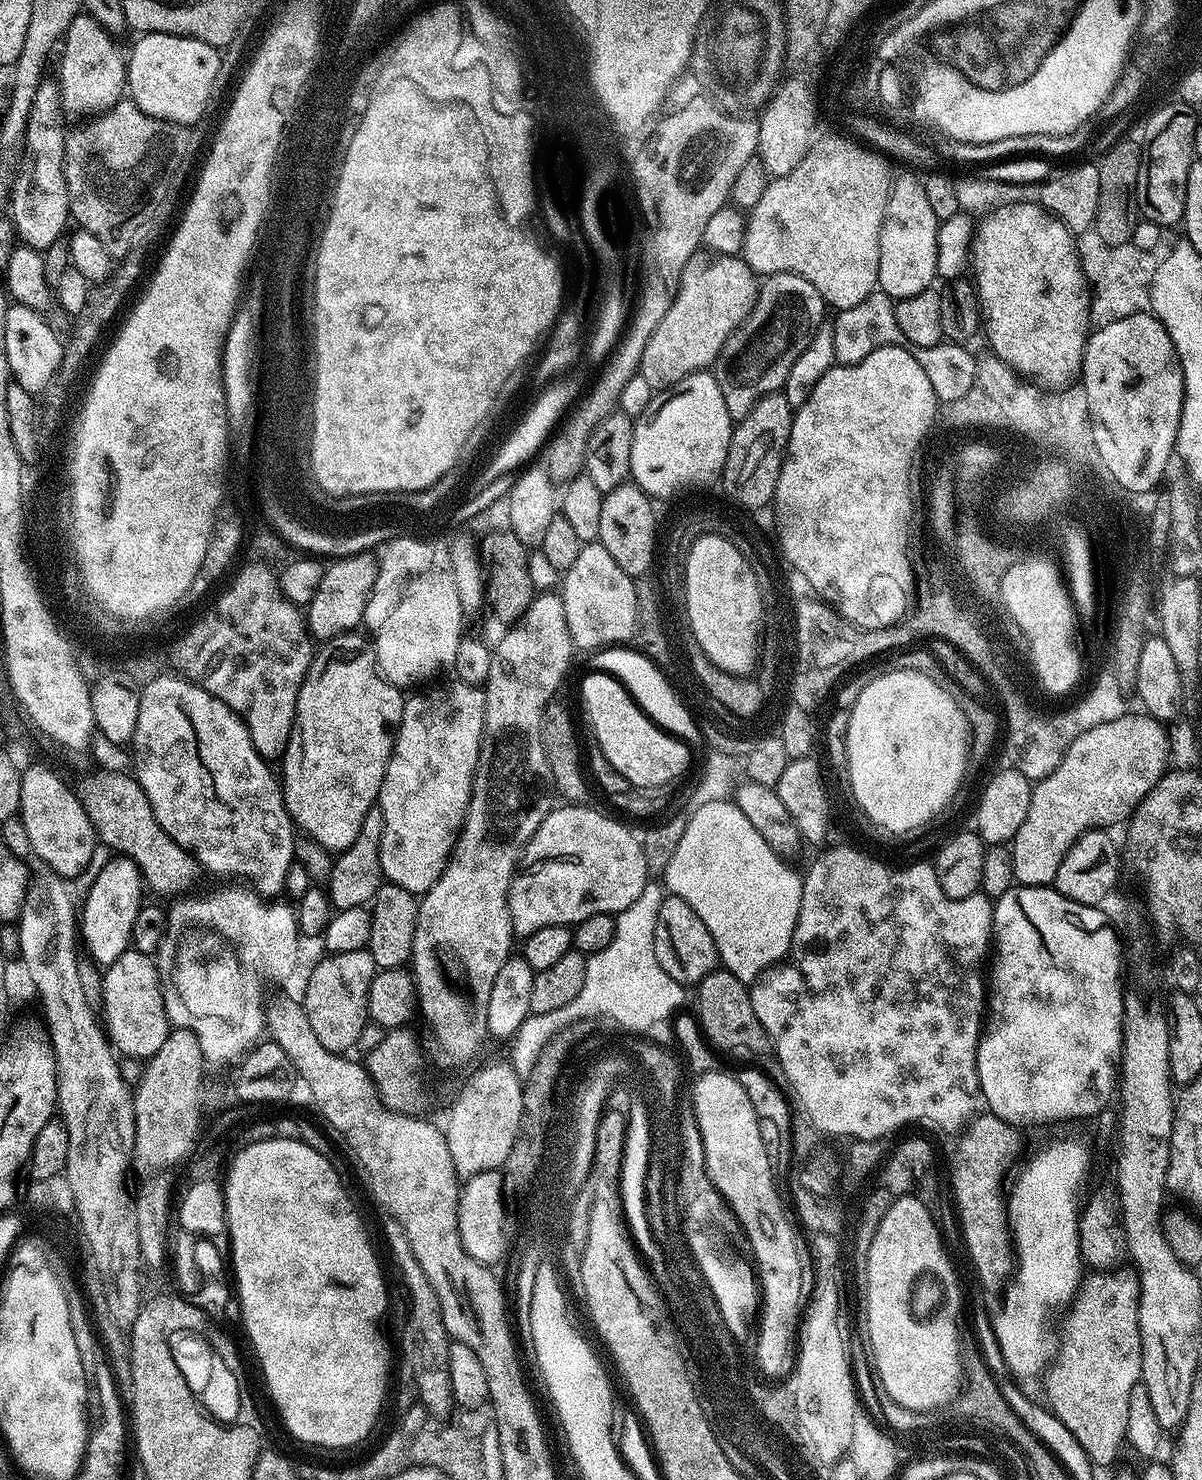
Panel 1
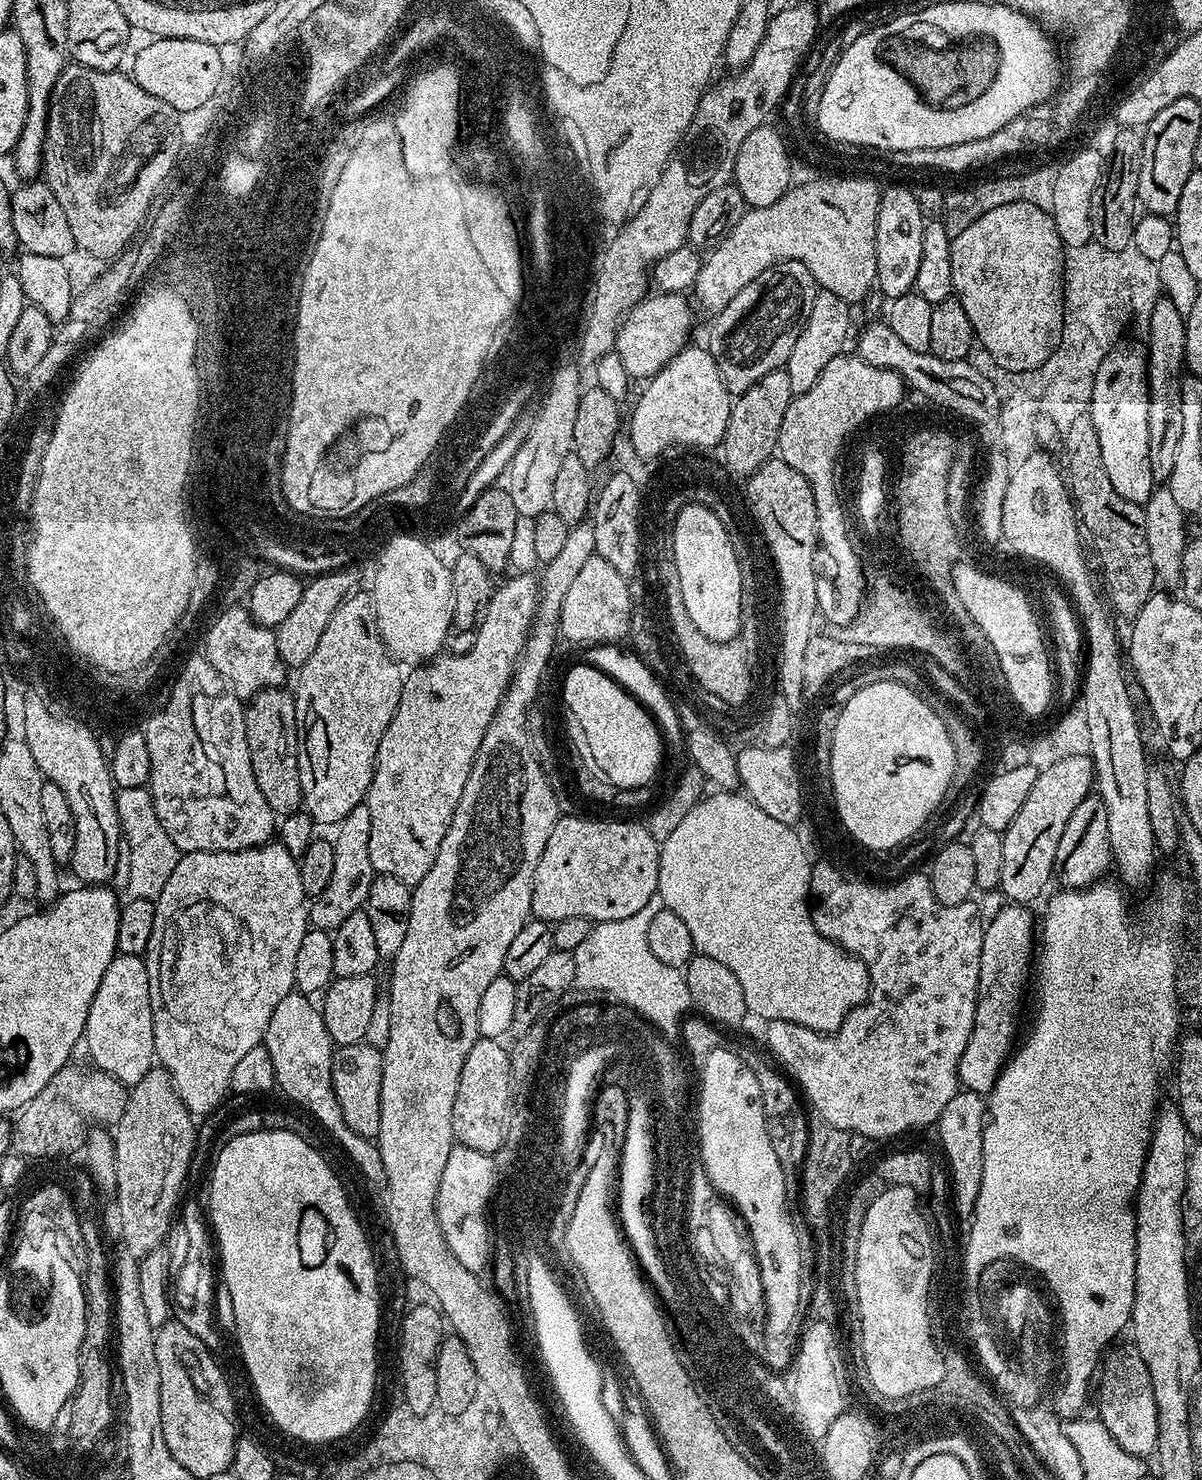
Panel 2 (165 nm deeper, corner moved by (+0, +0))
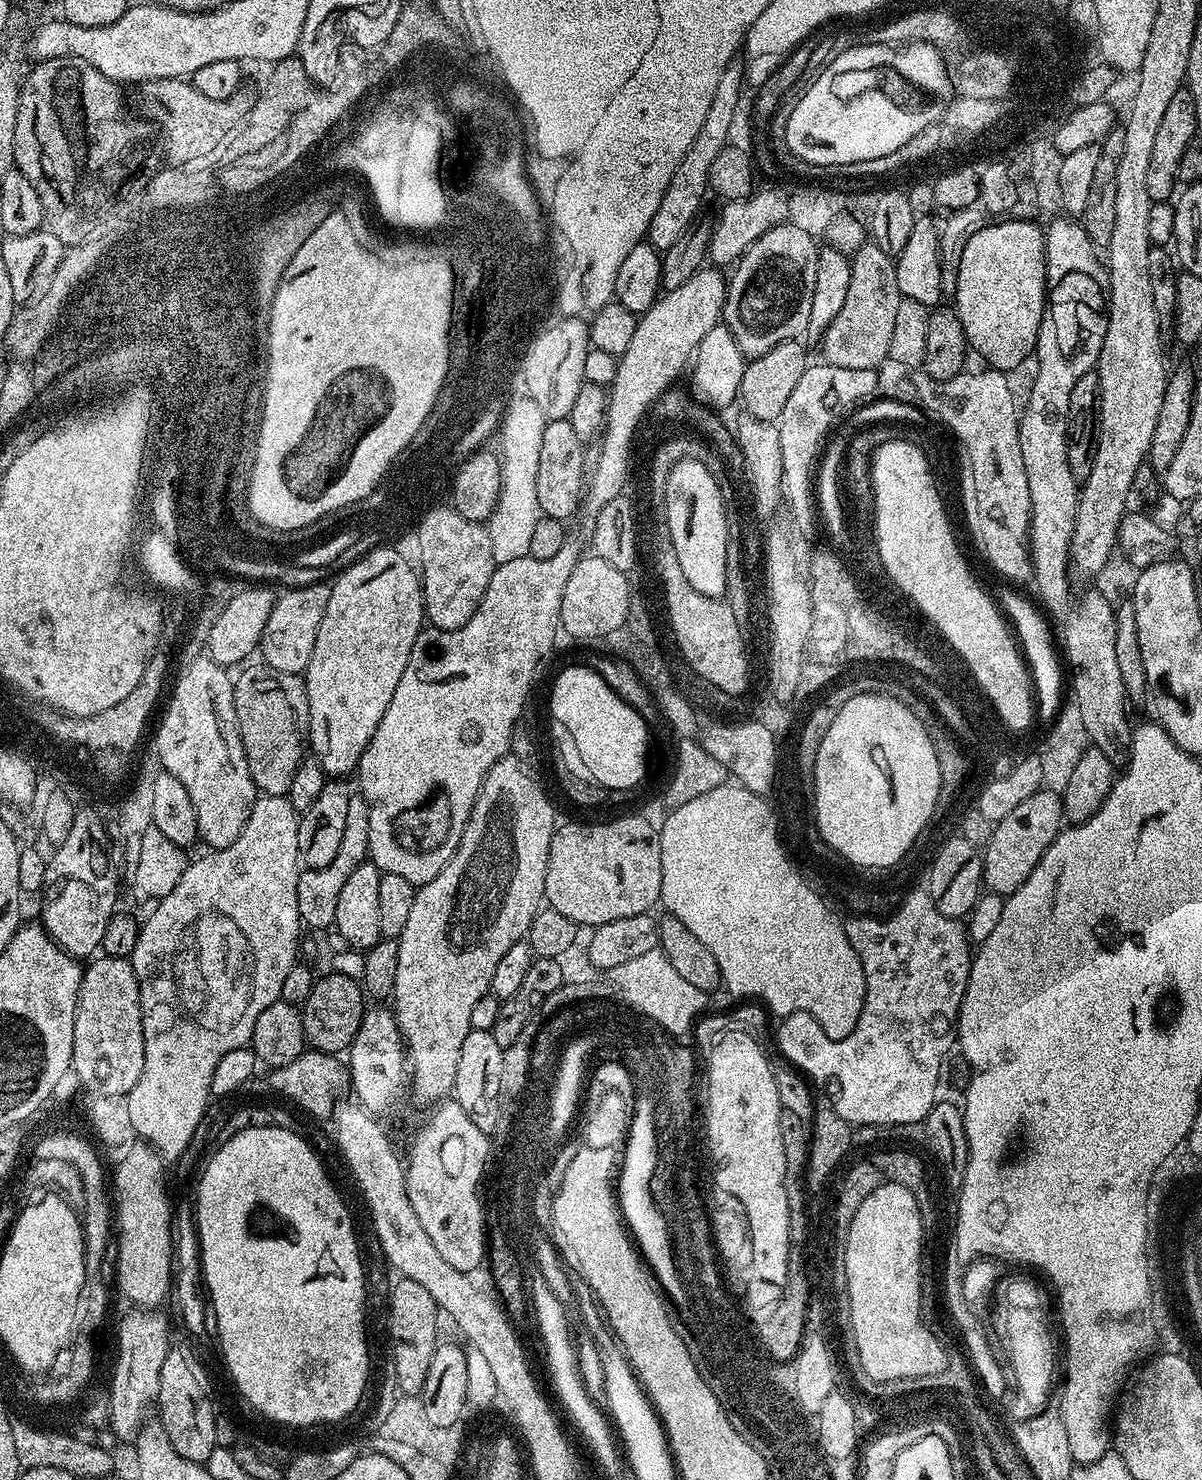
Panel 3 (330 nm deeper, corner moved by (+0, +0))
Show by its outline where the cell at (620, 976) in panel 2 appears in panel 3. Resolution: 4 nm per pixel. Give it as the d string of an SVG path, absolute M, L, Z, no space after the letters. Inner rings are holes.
M659 950L642 954L642 958L634 958L630 962L622 962L622 966L611 969L610 980L621 1001L632 1000L633 1004L639 1004L644 1011L655 1013L657 1020L663 1020L668 1027L673 1027L681 1038L693 1031L698 1017L705 1011L706 993L690 986L686 978L681 978L678 970L670 966L664 953Z

